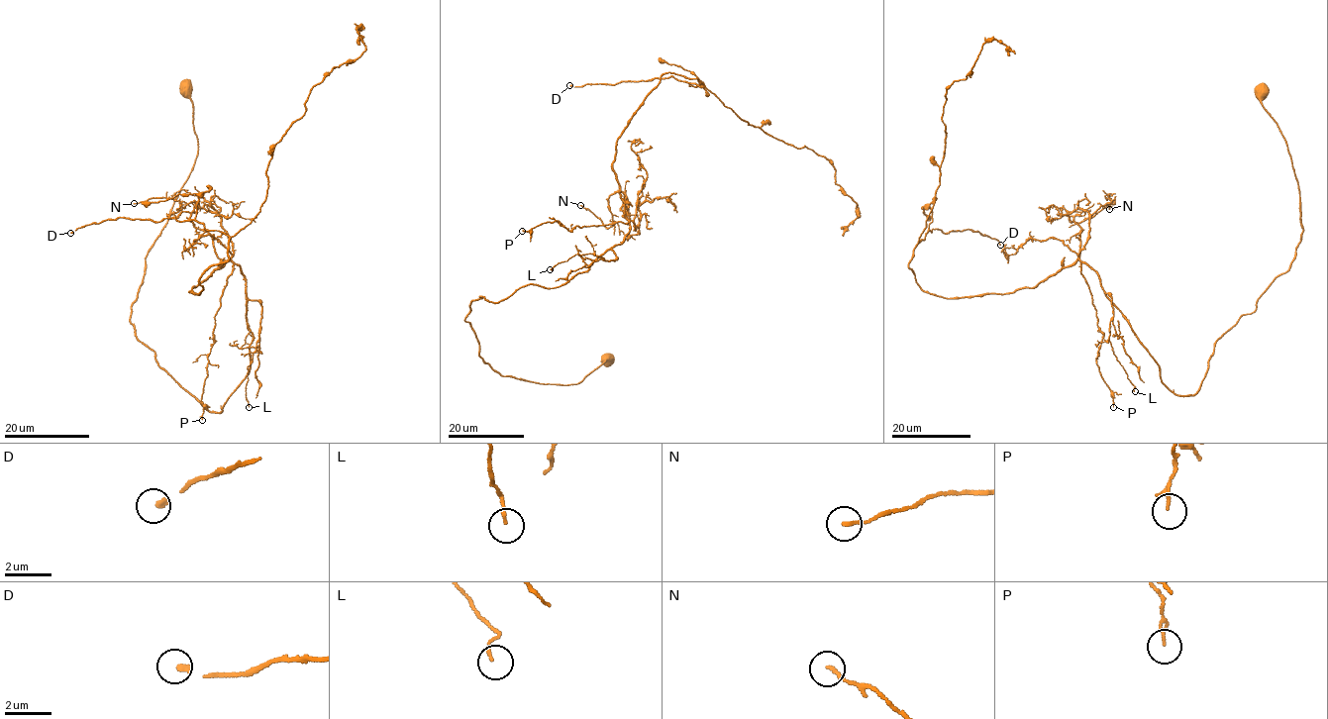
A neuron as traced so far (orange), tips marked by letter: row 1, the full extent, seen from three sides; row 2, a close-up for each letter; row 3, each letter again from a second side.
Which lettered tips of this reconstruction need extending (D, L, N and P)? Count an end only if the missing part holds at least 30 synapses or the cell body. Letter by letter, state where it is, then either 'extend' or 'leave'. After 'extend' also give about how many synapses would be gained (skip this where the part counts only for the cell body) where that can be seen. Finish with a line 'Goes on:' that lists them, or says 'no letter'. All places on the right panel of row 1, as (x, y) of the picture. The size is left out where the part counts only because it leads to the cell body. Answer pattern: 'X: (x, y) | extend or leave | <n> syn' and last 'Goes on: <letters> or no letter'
D: (1000, 245) | extend | 50 syn
L: (1135, 391) | leave
N: (1109, 209) | leave
P: (1113, 407) | leave
Goes on: D

